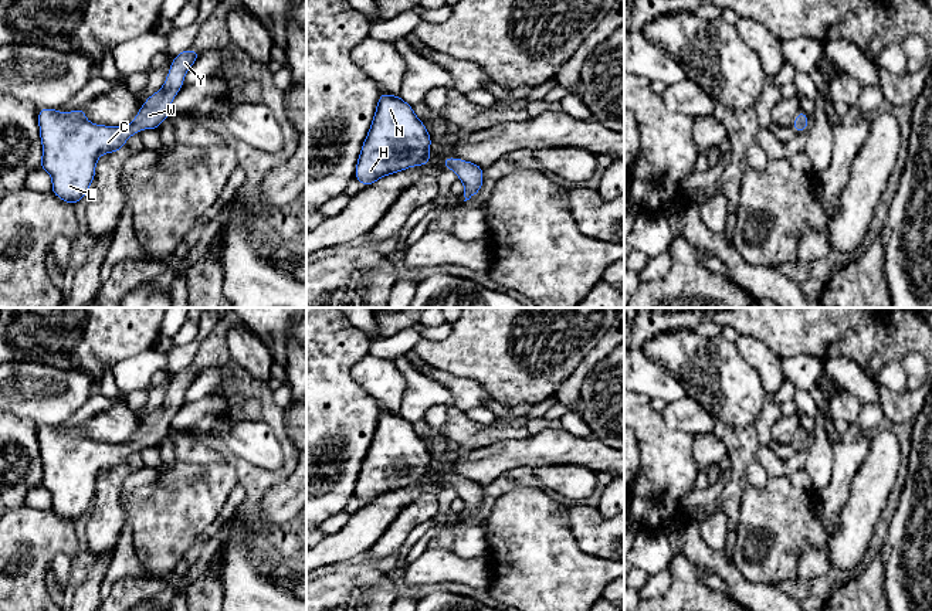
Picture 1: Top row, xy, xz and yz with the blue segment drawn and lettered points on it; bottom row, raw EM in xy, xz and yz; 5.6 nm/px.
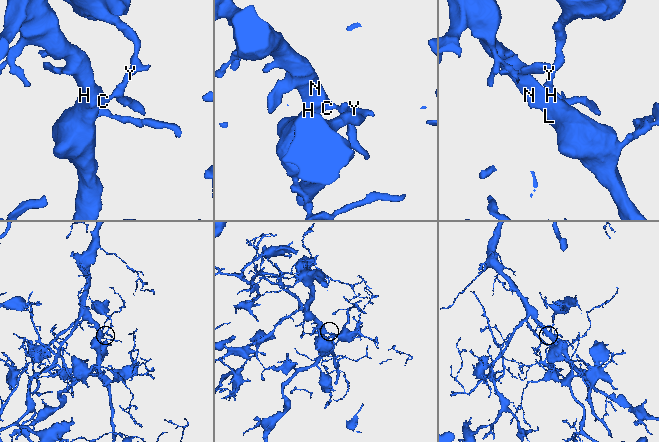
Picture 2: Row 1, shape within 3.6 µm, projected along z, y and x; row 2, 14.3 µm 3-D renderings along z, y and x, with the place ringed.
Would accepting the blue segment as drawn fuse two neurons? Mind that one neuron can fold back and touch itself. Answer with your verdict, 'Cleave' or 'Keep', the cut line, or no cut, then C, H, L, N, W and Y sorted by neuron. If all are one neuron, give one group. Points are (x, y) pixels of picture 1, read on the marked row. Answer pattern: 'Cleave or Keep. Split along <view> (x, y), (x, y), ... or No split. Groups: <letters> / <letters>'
Keep. No split. Groups: C H L N W Y

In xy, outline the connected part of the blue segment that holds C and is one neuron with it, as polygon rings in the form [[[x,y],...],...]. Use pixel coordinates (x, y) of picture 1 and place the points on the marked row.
[[[186,50],[174,55],[163,86],[148,96],[132,123],[125,126],[106,126],[91,123],[84,113],[84,108],[61,113],[58,109],[38,109],[40,139],[43,155],[40,169],[51,176],[51,191],[65,203],[75,206],[85,197],[89,186],[94,183],[96,160],[104,153],[113,153],[123,147],[126,140],[143,129],[157,129],[170,113],[170,103],[179,94],[186,72],[192,68],[201,52]]]

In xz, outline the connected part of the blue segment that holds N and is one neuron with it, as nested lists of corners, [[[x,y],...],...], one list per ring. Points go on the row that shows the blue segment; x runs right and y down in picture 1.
[[[382,92],[357,157],[355,179],[365,187],[379,179],[431,162],[431,138],[413,106]]]

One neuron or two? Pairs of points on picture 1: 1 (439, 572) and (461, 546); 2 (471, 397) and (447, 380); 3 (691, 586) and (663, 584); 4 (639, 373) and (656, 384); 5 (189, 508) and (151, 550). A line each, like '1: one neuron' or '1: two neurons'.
1: two neurons
2: one neuron
3: two neurons
4: one neuron
5: one neuron

